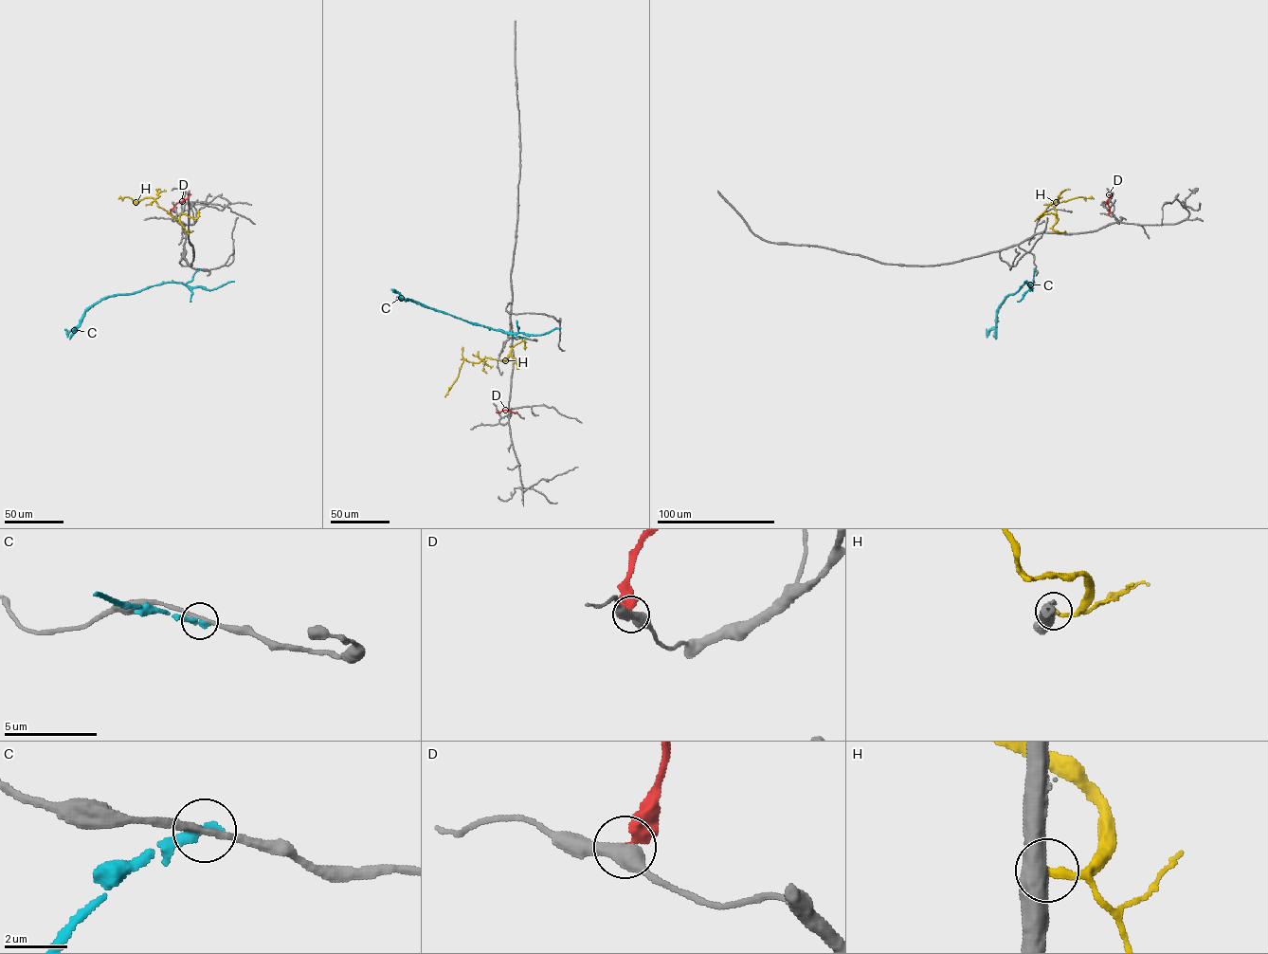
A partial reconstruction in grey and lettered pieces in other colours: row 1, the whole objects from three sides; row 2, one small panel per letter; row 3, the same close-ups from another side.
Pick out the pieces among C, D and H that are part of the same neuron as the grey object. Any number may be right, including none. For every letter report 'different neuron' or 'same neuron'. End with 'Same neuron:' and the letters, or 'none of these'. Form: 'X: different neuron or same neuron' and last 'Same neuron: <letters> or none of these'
C: different neuron
D: different neuron
H: different neuron
Same neuron: none of these

